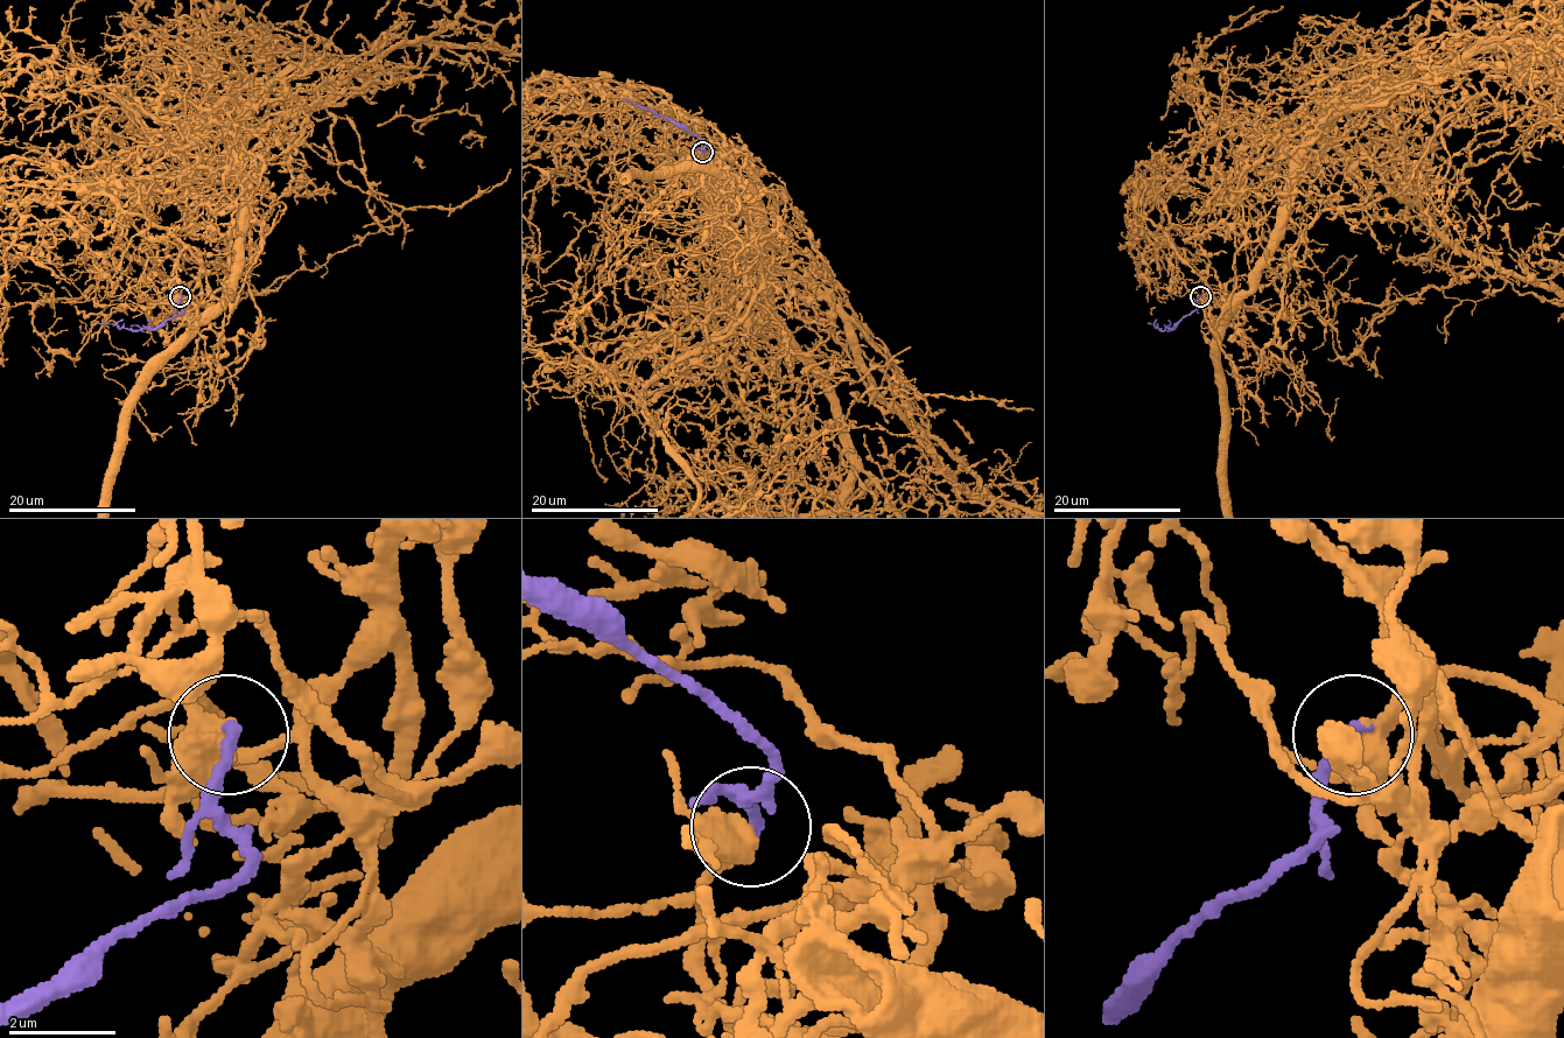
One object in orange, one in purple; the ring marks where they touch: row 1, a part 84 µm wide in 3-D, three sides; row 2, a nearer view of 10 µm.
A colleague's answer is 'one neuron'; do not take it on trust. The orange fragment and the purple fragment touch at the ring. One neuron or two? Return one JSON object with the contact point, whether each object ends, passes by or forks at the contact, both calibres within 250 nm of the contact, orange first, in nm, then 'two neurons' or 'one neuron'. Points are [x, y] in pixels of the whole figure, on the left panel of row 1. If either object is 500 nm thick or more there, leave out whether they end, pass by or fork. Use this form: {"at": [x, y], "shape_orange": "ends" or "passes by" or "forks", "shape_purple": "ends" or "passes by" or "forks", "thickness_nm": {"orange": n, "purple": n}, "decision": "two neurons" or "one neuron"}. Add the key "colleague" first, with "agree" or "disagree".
{"colleague": "agree", "at": [180, 296], "shape_orange": "forks", "shape_purple": "ends", "thickness_nm": {"orange": 440, "purple": 240}, "decision": "one neuron"}

